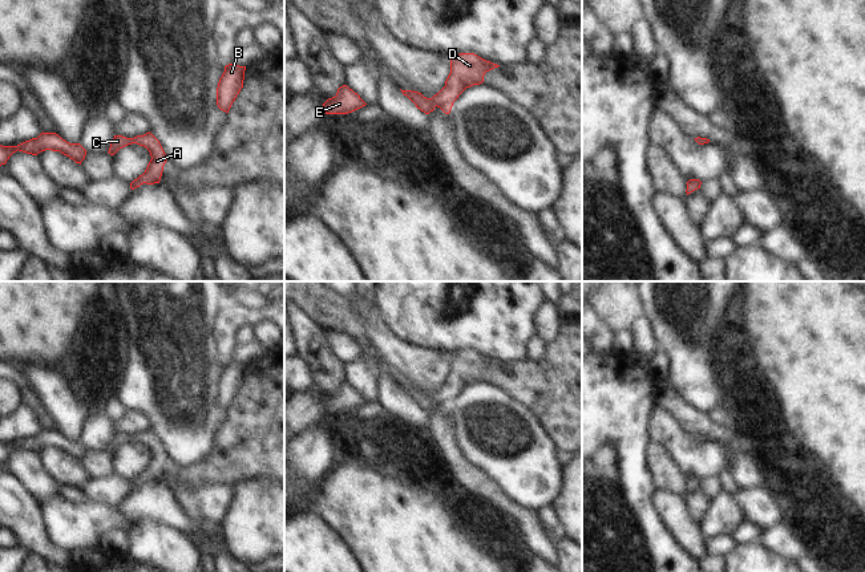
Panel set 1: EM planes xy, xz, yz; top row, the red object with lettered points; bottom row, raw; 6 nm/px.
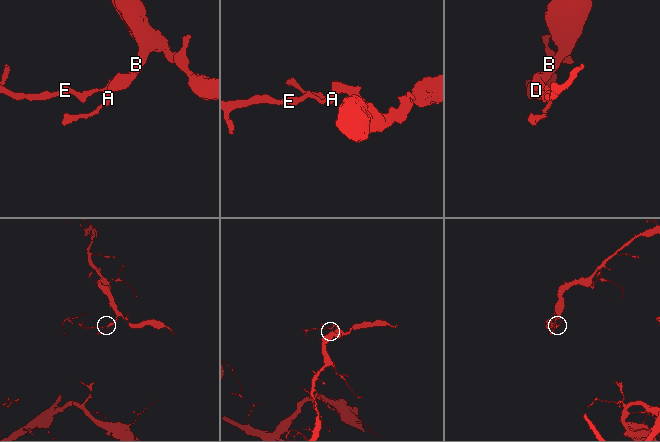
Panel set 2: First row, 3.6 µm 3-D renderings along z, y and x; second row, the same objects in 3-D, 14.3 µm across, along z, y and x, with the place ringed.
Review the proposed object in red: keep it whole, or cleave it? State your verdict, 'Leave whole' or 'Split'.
Leave whole.

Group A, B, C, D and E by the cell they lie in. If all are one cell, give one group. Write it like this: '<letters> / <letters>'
A B C D E

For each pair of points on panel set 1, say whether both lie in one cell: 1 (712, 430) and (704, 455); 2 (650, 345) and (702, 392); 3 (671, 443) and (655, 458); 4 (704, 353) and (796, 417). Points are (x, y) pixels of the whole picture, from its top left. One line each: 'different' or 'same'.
1: different
2: different
3: different
4: different

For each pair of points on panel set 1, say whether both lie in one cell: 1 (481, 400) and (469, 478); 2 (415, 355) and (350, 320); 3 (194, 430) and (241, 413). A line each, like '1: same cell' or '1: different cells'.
1: different cells
2: different cells
3: different cells

